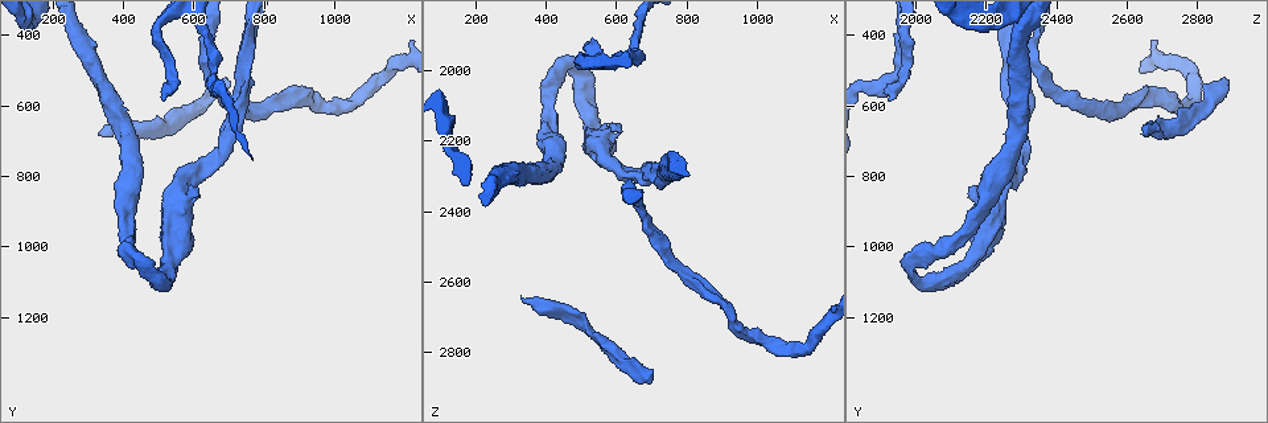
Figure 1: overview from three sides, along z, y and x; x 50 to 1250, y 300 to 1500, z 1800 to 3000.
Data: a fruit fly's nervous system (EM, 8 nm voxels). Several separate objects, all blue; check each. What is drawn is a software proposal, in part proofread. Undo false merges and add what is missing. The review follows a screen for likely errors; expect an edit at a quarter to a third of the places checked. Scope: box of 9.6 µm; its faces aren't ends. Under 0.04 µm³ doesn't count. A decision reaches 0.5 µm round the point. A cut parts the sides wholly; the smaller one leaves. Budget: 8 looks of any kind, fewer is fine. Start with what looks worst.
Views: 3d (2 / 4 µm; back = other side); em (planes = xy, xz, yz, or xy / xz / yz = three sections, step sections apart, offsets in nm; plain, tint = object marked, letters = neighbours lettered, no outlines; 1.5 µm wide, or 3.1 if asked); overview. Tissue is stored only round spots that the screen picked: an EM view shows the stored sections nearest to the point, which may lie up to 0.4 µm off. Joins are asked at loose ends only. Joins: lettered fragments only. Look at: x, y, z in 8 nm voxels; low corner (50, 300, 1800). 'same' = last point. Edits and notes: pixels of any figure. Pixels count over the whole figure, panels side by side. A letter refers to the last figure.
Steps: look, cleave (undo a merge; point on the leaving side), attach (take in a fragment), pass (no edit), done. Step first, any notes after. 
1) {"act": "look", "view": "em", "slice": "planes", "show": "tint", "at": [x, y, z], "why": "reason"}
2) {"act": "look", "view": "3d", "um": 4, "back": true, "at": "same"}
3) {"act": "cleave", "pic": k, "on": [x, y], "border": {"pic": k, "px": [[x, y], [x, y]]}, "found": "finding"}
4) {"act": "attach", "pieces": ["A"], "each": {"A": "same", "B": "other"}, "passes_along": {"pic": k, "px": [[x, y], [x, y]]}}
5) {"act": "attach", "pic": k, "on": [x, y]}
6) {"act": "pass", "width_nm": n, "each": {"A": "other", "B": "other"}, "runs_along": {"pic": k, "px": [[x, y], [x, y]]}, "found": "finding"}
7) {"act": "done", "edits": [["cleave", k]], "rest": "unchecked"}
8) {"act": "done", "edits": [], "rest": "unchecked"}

{"act": "look", "view": "3d", "um": 2, "at": [330, 680, 2640], "why": "an open end"}

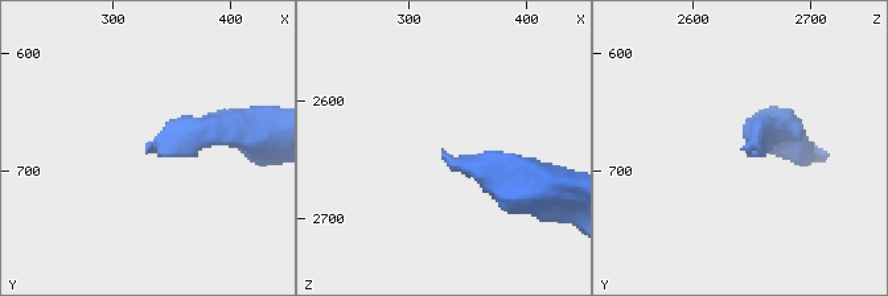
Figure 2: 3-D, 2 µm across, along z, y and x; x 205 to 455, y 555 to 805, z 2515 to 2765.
{"act": "look", "view": "em", "um": 3.1, "slice": "xy", "step": 16, "show": "letters", "at": [328, 682, 2642], "why": "shape alone is not enough"}

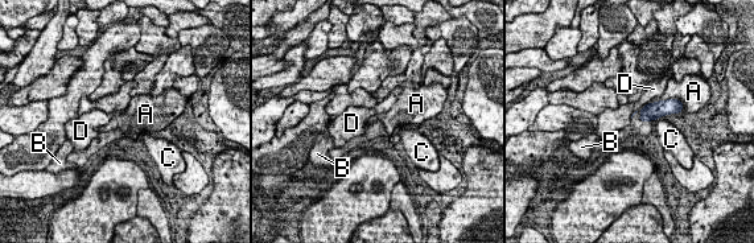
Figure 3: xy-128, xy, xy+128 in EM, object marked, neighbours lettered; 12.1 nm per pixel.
{"act": "pass", "each": {"A": "other", "B": "other", "C": "other", "D": "other"}, "border": {"pic": 3, "px": [[649, 102], [630, 118]]}, "found": "none of them fits"}

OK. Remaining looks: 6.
{"act": "look", "view": "em", "slice": "xy", "step": 4, "show": "tint", "at": [520, 590, 1920], "why": "free end"}

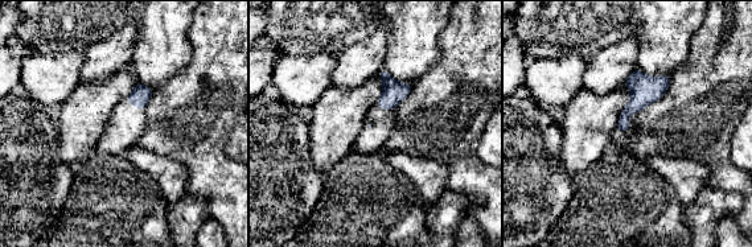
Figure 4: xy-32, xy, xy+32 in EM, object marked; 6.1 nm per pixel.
{"act": "look", "view": "em", "slice": "planes", "show": "letters", "at": "same", "why": "cut it another way"}

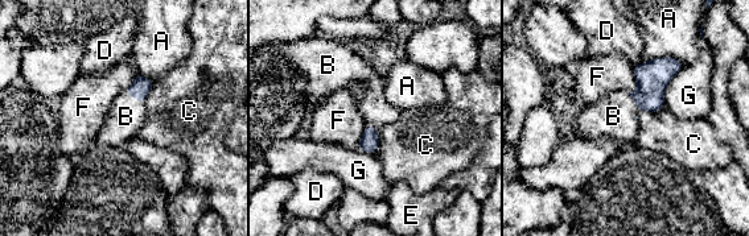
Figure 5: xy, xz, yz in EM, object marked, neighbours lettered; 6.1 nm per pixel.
{"act": "attach", "pieces": ["B"], "longest_contact_nm": ["G", 280], "each": {"A": "other", "B": "same", "C": "other", "D": "other", "E": "other", "F": "other", "G": "other"}, "found": "the neuron continues"}

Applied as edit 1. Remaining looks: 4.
{"act": "done", "edits": [["attach", 5]], "rest": "unchecked"}

